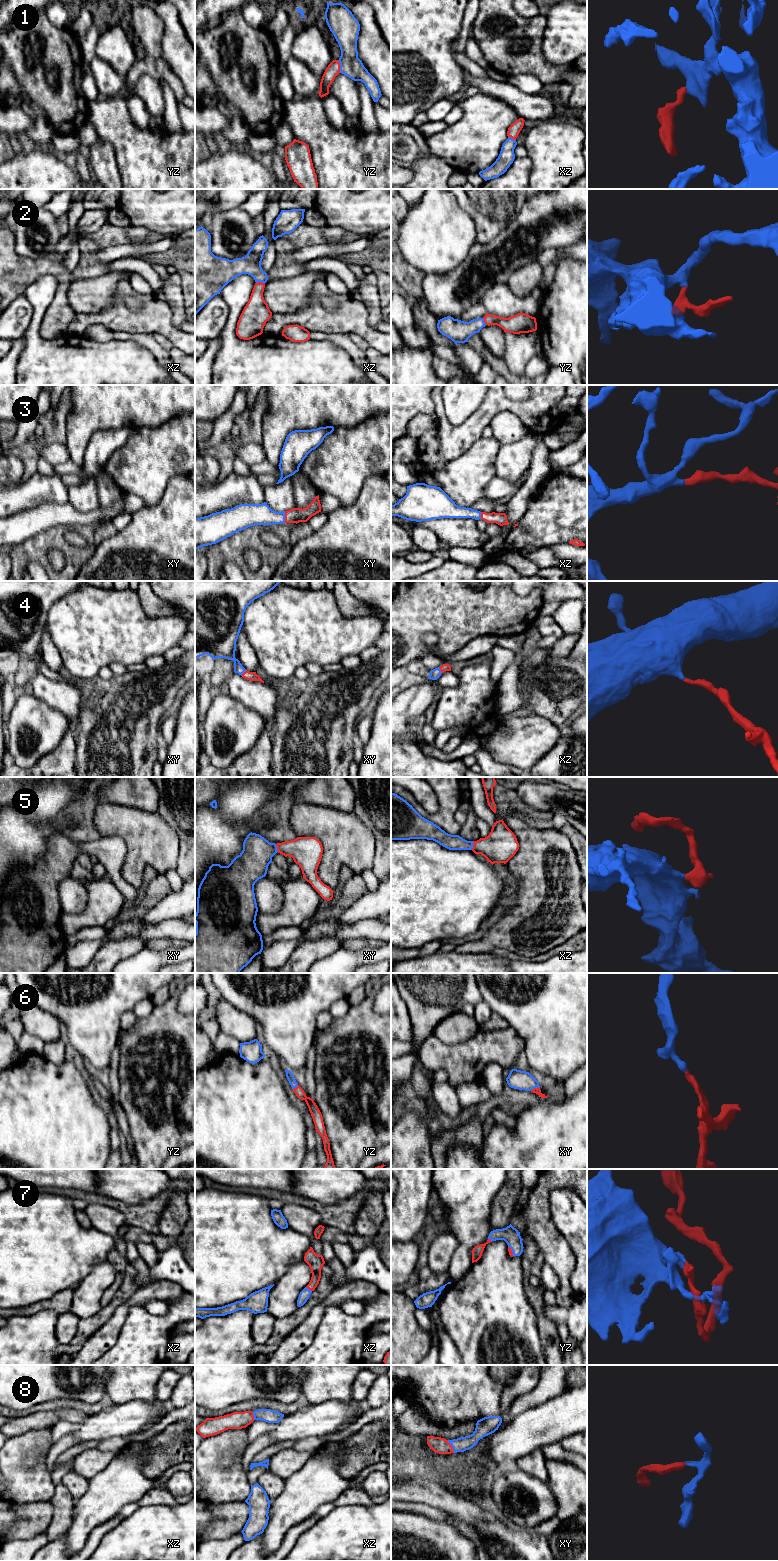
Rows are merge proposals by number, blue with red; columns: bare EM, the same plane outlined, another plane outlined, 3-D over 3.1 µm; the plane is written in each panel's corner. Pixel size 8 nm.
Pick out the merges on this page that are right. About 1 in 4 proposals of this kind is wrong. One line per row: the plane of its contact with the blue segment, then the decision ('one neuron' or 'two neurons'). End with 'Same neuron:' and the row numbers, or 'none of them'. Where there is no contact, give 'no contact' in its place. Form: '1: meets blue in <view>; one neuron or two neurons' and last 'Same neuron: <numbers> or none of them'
1: meets blue in yz; one neuron
2: meets blue in xz; one neuron
3: meets blue in xy; one neuron
4: meets blue in xz; one neuron
5: meets blue in xz; one neuron
6: meets blue in xy; one neuron
7: meets blue in xz; one neuron
8: meets blue in xy; one neuron
Same neuron: 1, 2, 3, 4, 5, 6, 7, 8

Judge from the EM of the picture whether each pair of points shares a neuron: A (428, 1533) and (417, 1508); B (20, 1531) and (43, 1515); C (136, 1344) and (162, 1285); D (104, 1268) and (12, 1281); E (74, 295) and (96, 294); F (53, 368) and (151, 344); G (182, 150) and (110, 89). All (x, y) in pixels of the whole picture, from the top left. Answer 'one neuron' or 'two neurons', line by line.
A: two neurons
B: one neuron
C: two neurons
D: two neurons
E: one neuron
F: two neurons
G: two neurons

